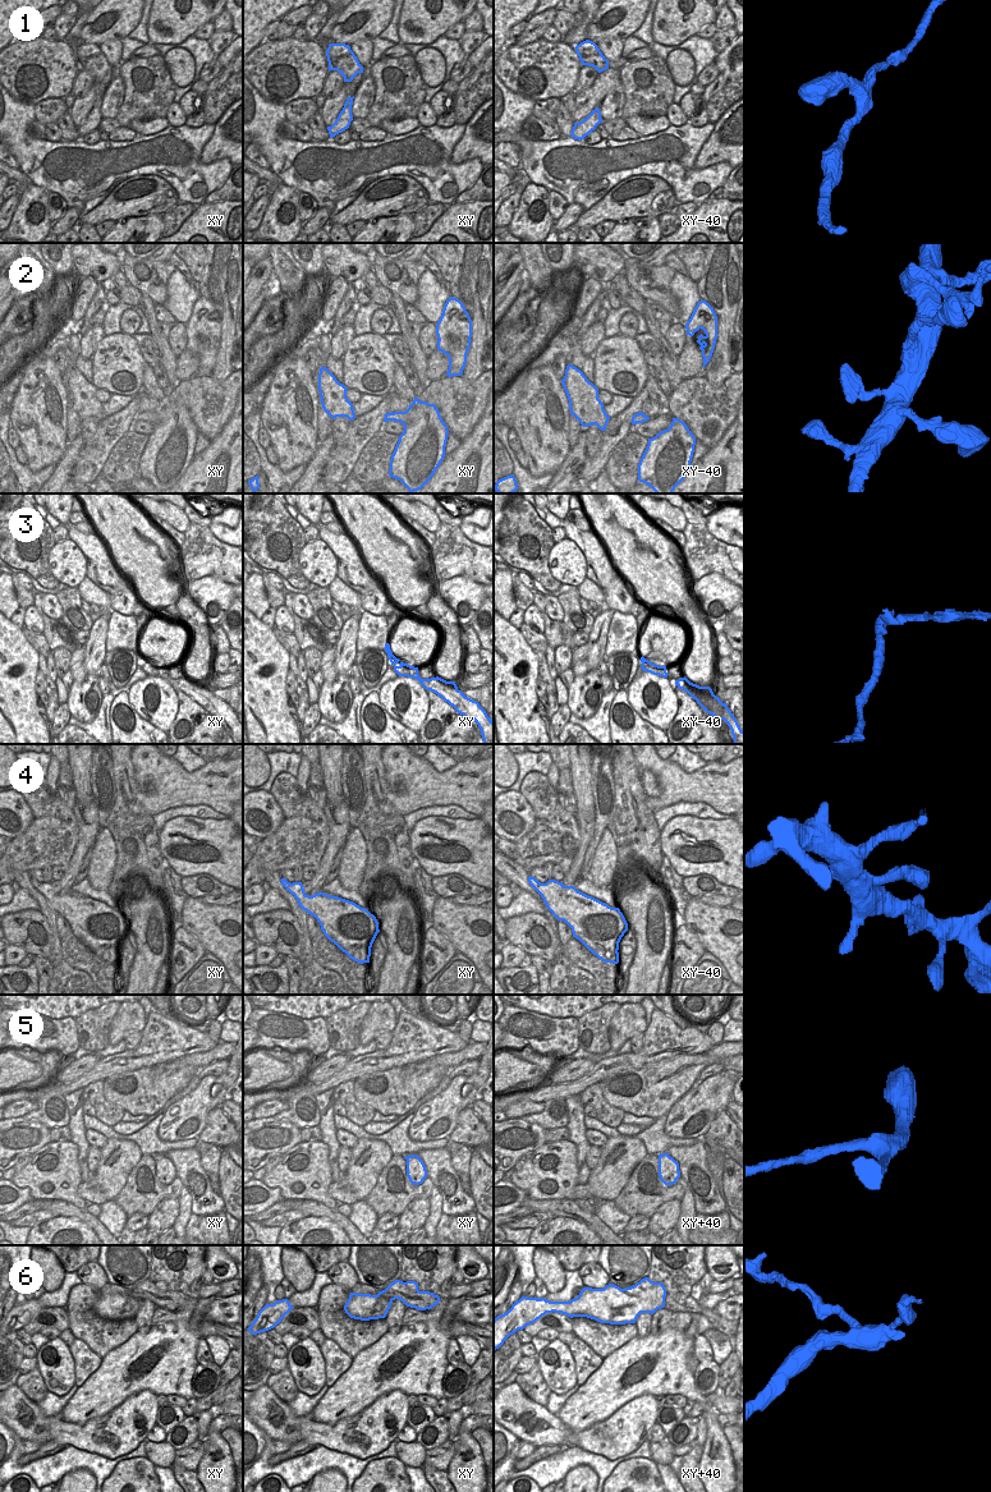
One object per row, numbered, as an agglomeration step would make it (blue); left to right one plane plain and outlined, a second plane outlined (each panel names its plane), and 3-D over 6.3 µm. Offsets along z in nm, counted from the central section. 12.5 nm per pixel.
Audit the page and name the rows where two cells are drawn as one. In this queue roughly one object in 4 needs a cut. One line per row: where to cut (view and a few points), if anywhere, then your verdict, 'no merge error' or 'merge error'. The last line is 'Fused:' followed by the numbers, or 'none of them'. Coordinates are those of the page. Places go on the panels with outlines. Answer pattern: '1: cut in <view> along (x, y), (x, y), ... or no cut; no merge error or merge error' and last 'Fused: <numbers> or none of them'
1: no cut; no merge error
2: no cut; no merge error
3: no cut; no merge error
4: no cut; no merge error
5: no cut; no merge error
6: cut in xy+40 along (656, 1282), (645, 1297), (629, 1295), (622, 1289); merge error
Fused: 6

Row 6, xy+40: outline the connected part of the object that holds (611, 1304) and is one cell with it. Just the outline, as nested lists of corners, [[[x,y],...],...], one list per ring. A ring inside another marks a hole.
[[[656,1282],[647,1296],[627,1294],[614,1284],[604,1289],[583,1287],[579,1295],[570,1302],[550,1302],[522,1296],[511,1308],[494,1319],[494,1351],[518,1330],[535,1323],[546,1313],[561,1313],[570,1318],[587,1317],[601,1323],[625,1325],[636,1323],[641,1313],[653,1314],[664,1308],[666,1289]]]

